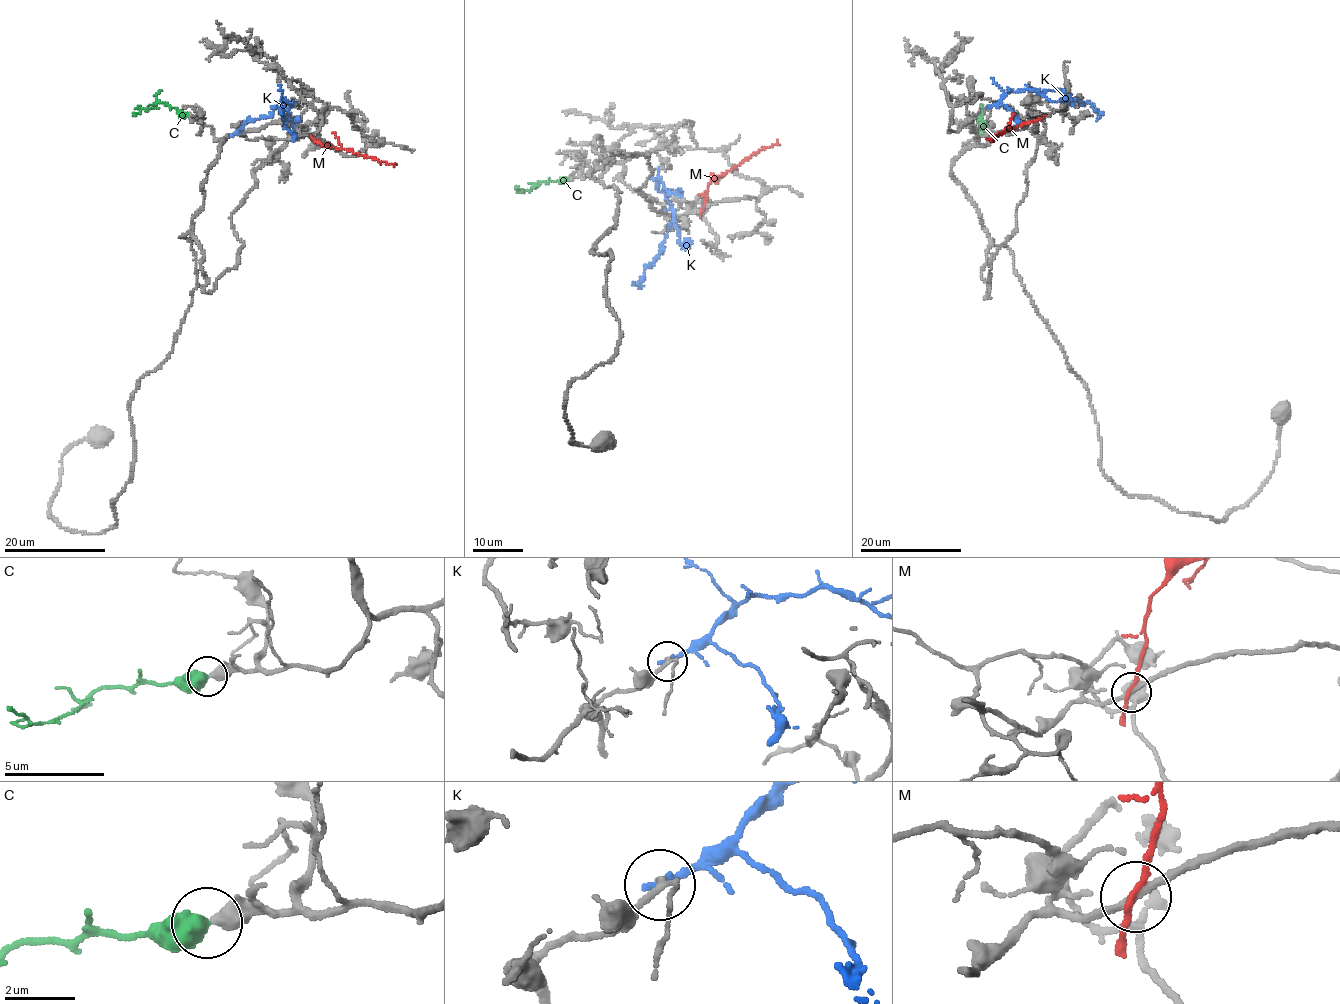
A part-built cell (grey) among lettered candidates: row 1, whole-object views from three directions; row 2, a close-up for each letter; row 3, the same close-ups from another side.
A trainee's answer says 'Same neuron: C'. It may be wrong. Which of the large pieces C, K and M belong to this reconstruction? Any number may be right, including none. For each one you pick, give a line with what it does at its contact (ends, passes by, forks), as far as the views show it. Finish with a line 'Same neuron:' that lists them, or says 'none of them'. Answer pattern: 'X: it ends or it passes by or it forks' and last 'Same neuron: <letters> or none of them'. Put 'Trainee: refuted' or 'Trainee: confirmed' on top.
Trainee: confirmed
C: it ends
Same neuron: C

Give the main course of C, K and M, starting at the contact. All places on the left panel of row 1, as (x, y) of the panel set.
C: (186, 115), (158, 102), (134, 116)
K: (280, 113), (280, 101), (291, 103), (287, 108), (272, 107), (267, 116), (247, 120), (230, 135)
M: (314, 139), (325, 146), (396, 164)

